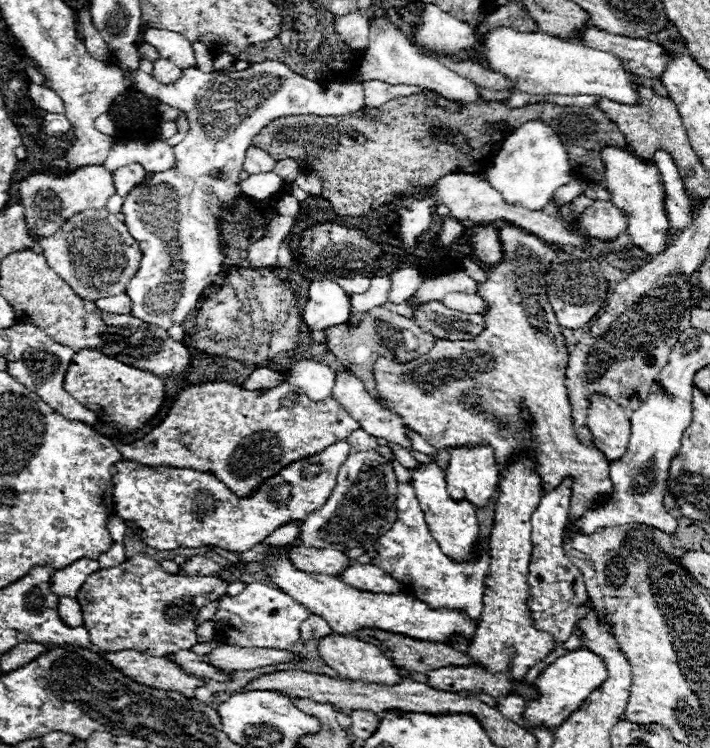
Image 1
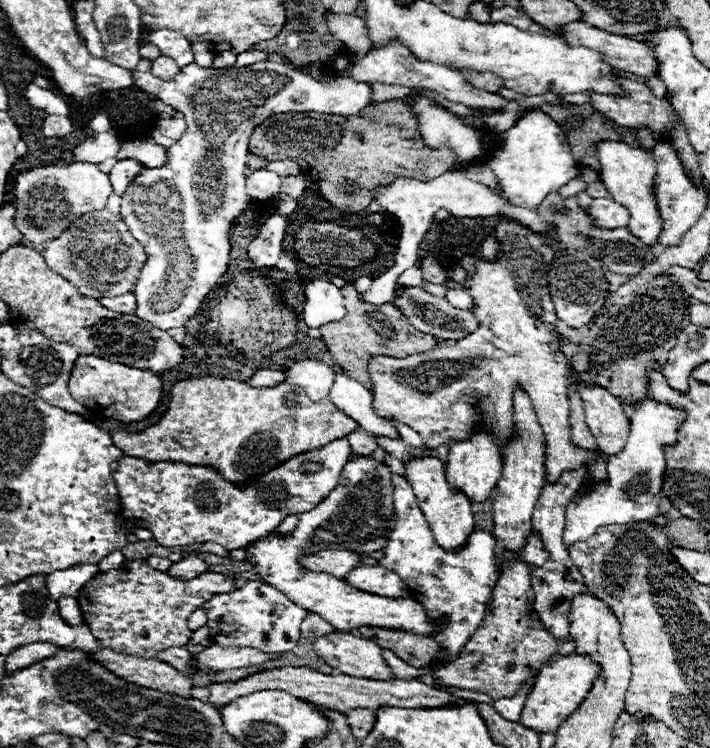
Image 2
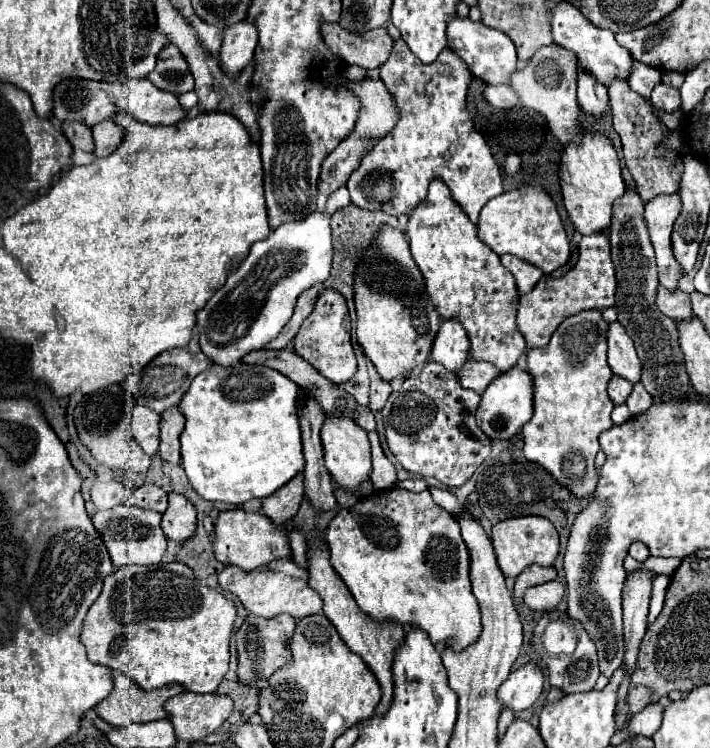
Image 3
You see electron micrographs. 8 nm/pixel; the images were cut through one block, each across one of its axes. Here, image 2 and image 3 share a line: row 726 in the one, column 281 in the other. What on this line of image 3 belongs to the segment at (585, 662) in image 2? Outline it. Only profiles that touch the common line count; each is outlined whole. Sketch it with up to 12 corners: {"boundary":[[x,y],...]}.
{"boundary":[[220,512],[218,562],[254,570],[292,556],[288,532],[264,514]]}

